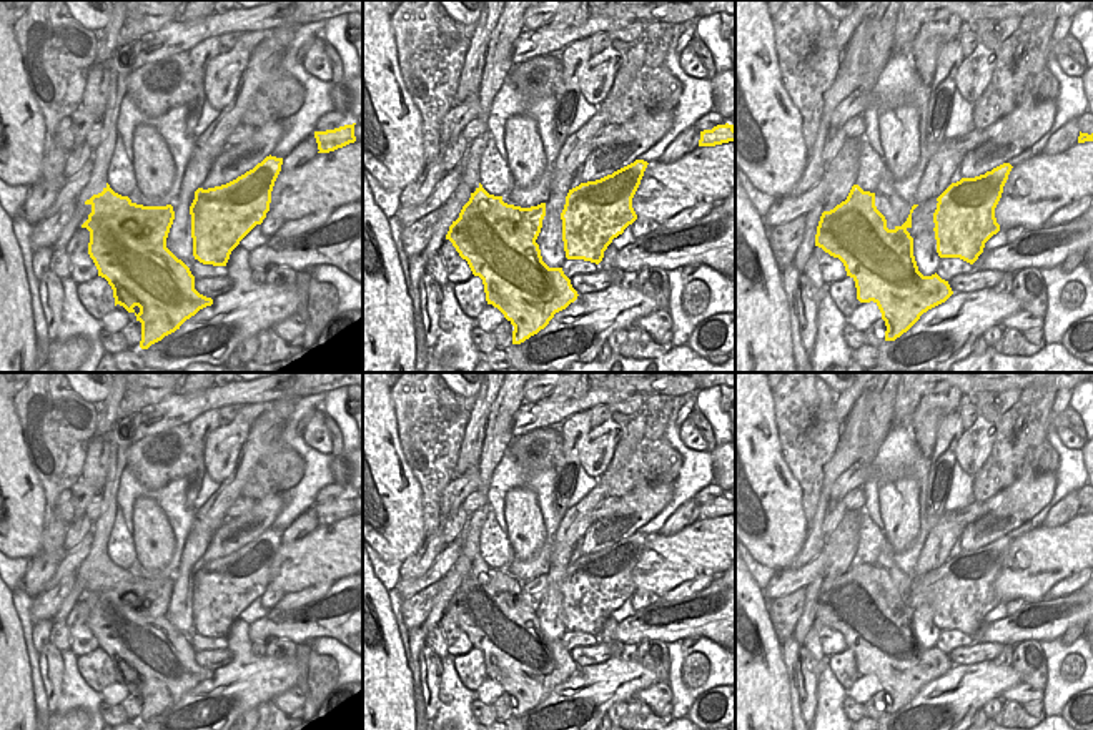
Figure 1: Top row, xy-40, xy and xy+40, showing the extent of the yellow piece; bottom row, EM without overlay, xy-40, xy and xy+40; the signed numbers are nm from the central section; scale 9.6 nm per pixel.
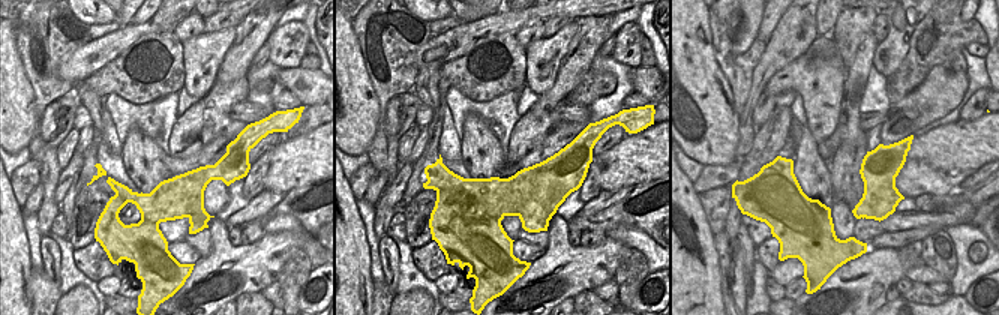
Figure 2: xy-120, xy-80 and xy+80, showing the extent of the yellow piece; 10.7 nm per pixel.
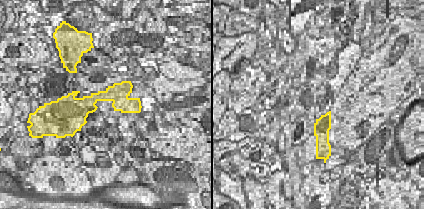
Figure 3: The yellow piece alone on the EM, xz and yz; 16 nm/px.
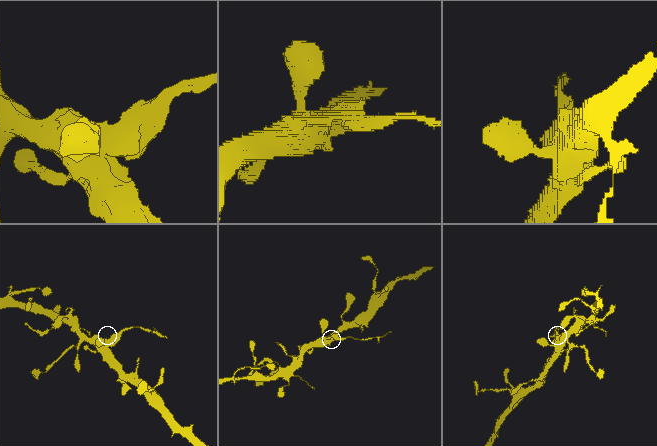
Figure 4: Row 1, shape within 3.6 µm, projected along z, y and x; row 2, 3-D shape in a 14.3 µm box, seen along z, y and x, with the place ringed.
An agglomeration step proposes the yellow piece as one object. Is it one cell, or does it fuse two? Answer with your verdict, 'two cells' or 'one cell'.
two cells

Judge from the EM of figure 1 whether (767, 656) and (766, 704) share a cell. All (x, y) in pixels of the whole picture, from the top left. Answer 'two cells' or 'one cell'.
one cell

